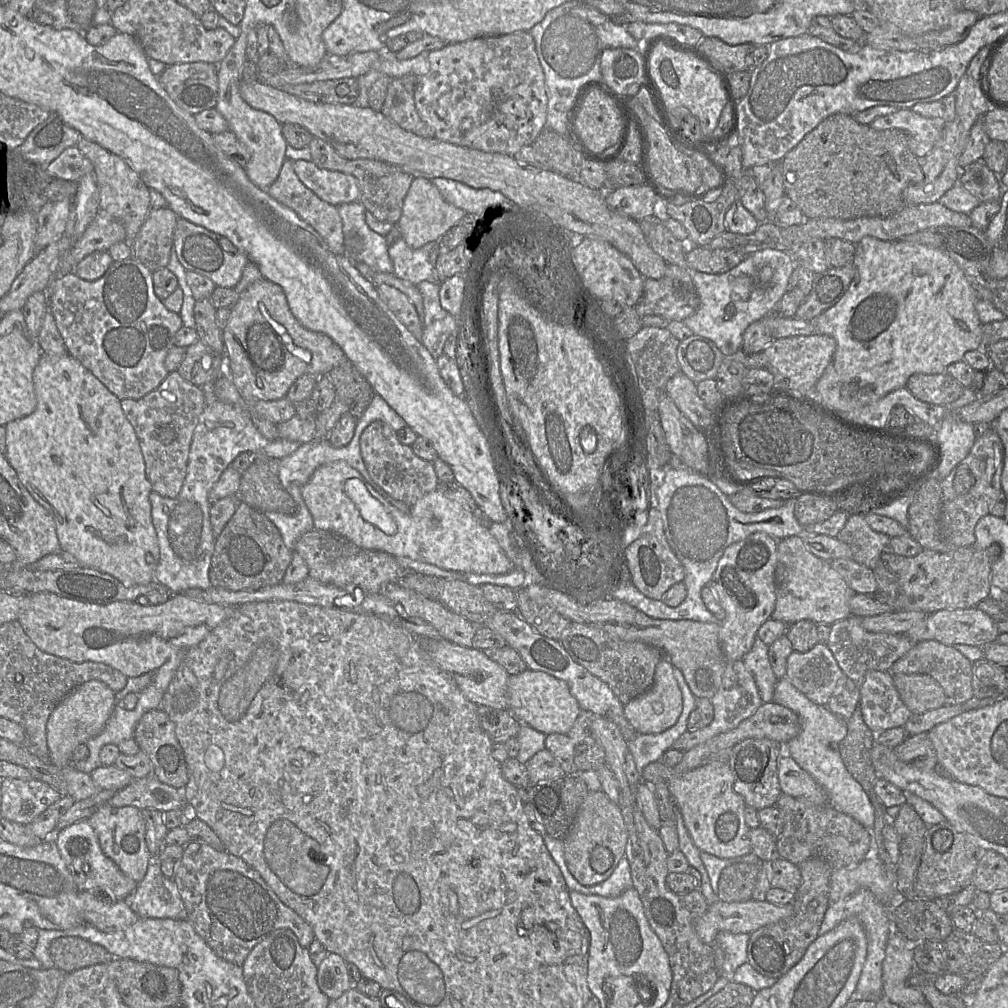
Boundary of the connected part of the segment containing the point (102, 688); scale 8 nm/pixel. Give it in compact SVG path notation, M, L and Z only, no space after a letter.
M97 680L87 681L68 693L56 706L46 725L46 738L49 761L63 775L68 788L68 795L75 801L87 799L101 791L90 774L78 771L71 764L73 751L91 738L100 734L109 720L115 706L115 692L106 684Z

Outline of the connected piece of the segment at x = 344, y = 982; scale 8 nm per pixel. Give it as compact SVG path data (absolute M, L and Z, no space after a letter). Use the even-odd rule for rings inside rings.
M329 953L317 969L317 983L319 988L332 1000L340 997L355 981L347 972L346 961L336 953Z

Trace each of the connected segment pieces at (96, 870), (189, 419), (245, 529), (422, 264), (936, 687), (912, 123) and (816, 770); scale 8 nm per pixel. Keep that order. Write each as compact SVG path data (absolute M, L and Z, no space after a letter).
M88 821L77 822L62 829L56 834L56 845L80 892L94 887L108 887L117 899L129 900L137 888L138 883L126 876L115 862L104 854Z
M174 371L170 372L155 390L142 398L122 399L120 402L124 415L132 424L138 437L145 460L146 475L151 483L152 491L167 498L177 497L187 474L194 431L206 404L203 388L185 380L177 371Z
M240 502L216 539L209 578L213 586L231 591L257 590L283 582L293 551L283 542L280 531L264 513Z
M400 238L388 249L394 274L416 286L422 281L439 282L435 266L429 260L430 253L438 243L439 239L428 242L419 249L411 249Z
M895 674L893 683L912 714L921 714L946 704L943 688L929 675Z
M900 109L886 116L880 116L870 125L875 130L900 129L908 136L910 151L923 159L940 139L945 121L941 118L928 118L912 109Z
M785 678L777 680L772 702L790 709L798 715L800 720L801 729L799 734L784 745L786 753L790 755L803 770L808 772L824 789L831 806L833 806L836 810L852 817L866 829L871 830L875 822L874 806L861 784L845 767L837 749L837 744L845 737L847 732L845 724L846 719L835 715L827 707L817 705L810 701Z

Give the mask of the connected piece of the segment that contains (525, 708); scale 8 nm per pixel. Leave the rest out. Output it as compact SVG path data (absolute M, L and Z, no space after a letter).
M526 669L517 675L510 675L507 682L507 711L522 725L527 725L544 734L567 734L580 715L581 709L577 700L572 696L566 682L541 671Z

